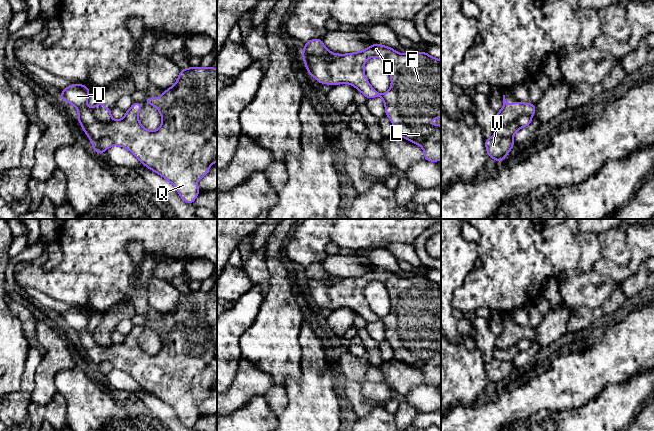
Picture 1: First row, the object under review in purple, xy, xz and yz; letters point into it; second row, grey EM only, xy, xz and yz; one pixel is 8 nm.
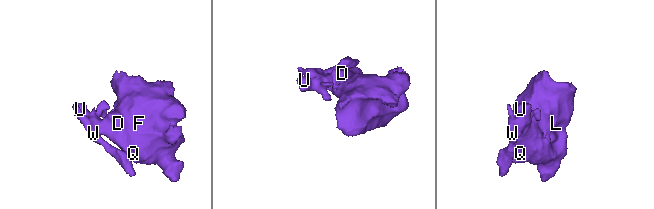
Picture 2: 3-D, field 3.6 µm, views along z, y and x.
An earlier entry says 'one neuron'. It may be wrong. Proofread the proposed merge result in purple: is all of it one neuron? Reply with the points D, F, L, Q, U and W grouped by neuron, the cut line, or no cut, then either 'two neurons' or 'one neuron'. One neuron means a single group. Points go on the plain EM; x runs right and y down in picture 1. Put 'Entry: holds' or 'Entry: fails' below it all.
groups D F L Q U / W; cut yz (531, 339), (520, 338), (507, 347), (496, 349); two neurons
Entry: fails

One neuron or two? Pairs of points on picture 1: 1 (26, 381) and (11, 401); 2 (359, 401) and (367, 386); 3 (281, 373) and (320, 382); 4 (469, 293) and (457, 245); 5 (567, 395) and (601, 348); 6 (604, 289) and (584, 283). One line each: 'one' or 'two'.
1: one
2: two
3: two
4: two
5: one
6: one

